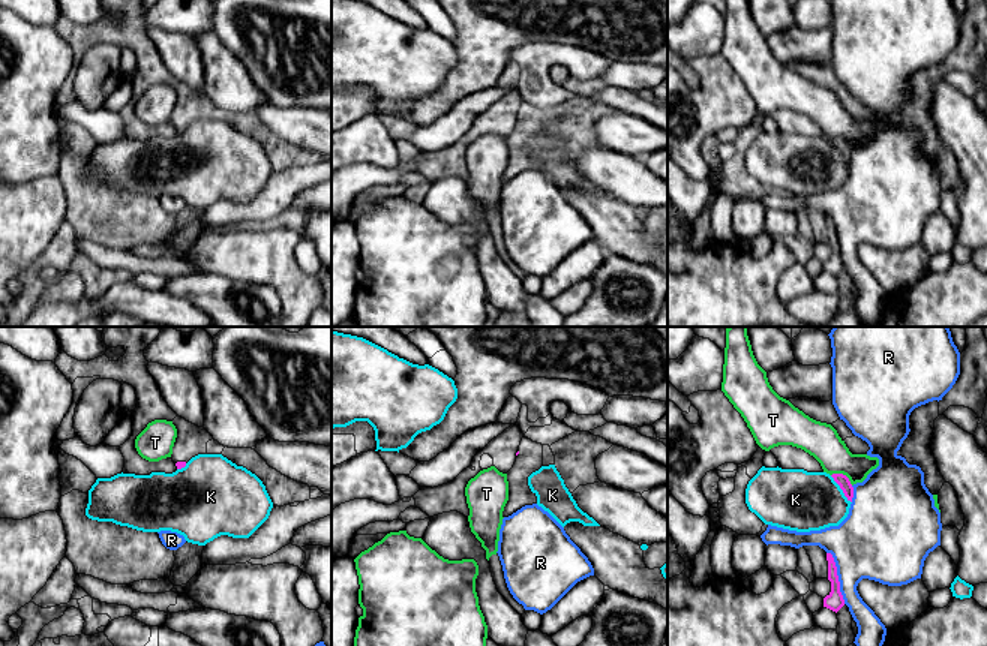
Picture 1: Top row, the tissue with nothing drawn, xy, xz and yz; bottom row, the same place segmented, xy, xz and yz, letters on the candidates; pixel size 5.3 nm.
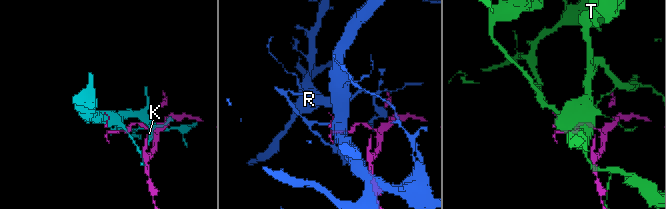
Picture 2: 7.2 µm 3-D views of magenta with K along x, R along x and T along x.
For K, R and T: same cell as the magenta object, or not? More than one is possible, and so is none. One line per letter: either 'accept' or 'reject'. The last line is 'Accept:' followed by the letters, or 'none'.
K: reject
R: reject
T: reject
Accept: none

